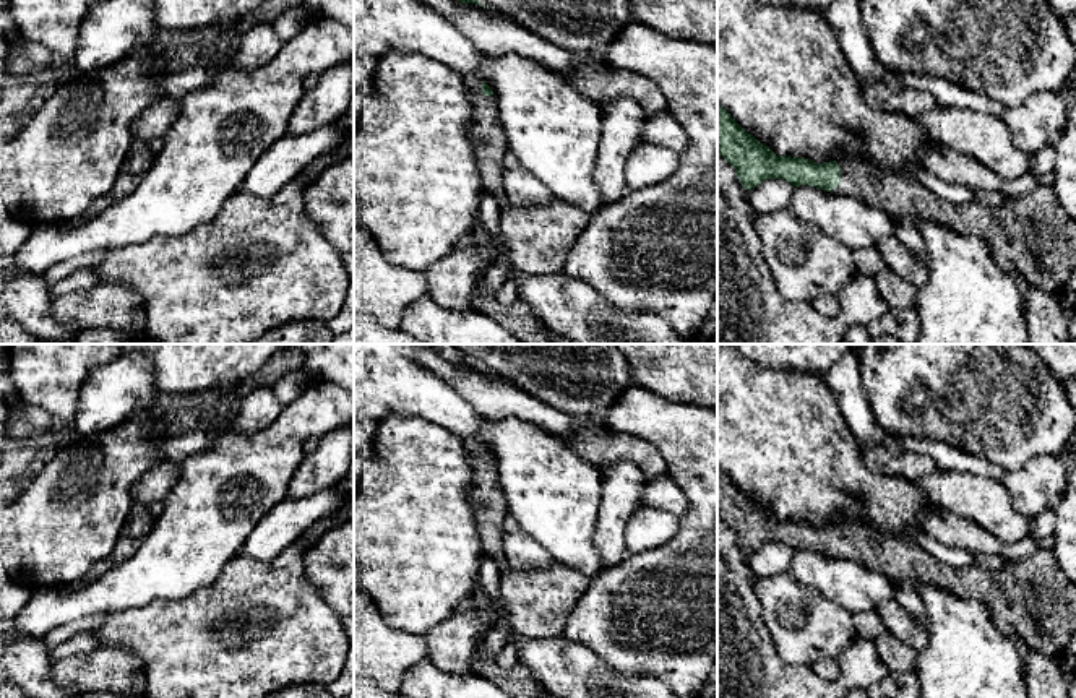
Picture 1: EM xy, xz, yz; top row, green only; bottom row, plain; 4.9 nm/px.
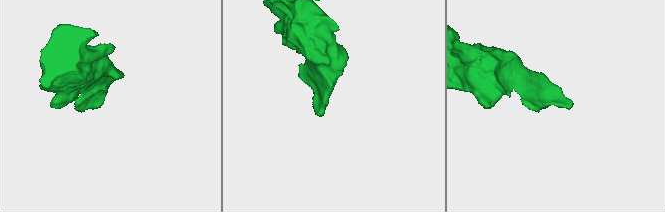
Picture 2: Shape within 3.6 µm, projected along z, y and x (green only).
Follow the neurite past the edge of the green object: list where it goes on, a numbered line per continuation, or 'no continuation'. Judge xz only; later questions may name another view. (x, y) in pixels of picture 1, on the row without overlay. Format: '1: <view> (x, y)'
1: xz (487, 500)

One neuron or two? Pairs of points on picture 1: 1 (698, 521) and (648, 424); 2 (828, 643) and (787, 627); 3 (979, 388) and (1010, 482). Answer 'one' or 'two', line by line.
1: one
2: one
3: two

